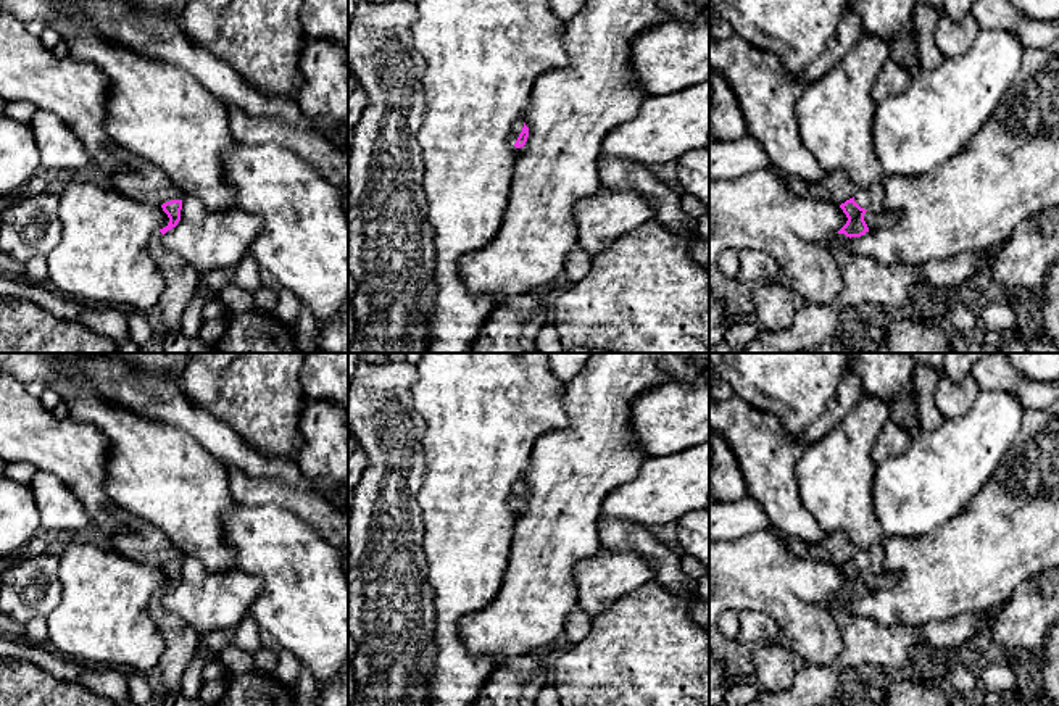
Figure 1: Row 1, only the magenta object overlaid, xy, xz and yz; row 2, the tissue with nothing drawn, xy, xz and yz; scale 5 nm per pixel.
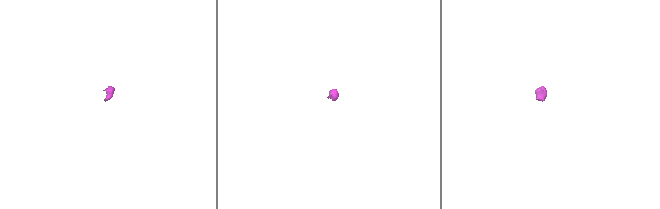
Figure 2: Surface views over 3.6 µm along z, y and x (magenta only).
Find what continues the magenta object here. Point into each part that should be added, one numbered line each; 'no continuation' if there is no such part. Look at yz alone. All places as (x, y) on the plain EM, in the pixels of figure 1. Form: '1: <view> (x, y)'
1: yz (871, 560)
2: yz (864, 642)

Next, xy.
1: xy (181, 642)

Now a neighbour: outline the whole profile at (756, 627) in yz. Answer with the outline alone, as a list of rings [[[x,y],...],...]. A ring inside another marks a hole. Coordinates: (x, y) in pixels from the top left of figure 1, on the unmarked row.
[[[741,611],[740,613],[740,630],[737,635],[738,643],[758,645],[764,642],[779,642],[782,632],[777,622],[759,611]]]

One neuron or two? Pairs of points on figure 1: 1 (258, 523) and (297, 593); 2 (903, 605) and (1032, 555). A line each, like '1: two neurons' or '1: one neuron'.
1: one neuron
2: one neuron

